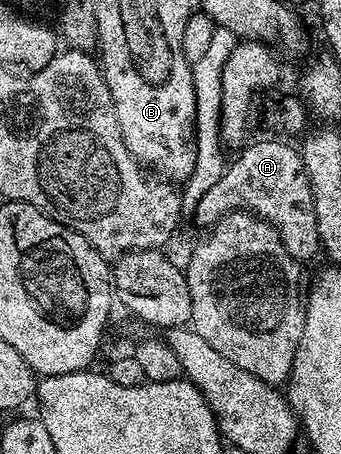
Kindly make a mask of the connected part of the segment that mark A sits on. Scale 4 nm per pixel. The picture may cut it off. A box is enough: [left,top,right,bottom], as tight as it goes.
[194,139,321,263]

